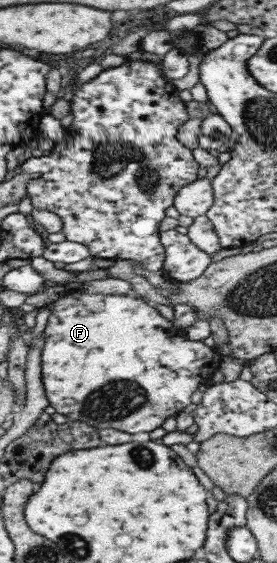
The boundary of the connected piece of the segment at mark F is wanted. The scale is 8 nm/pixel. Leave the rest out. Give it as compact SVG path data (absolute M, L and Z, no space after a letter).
M81 289L76 292L71 291L67 295L62 293L51 308L43 336L44 343L42 343L40 351L40 377L50 407L53 407L56 413L66 415L69 421L83 422L96 429L98 427L100 429L110 428L123 433L135 434L151 432L160 428L166 419L172 417L172 415L175 416L183 407L191 403L190 395L196 391L200 383L205 383L207 377L212 372L216 372L219 367L220 355L218 353L210 347L206 347L202 341L188 340L182 330L172 327L169 321L158 315L157 311L146 303L146 299L142 299L131 292L125 295L86 294Z

